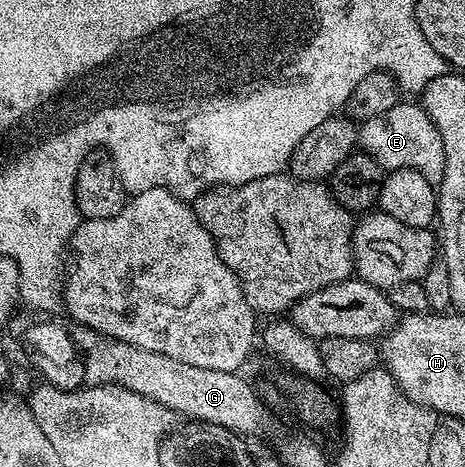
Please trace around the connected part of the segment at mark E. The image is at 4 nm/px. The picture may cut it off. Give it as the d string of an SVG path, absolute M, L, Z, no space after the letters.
M399 101L392 109L380 113L380 117L361 120L358 127L358 147L373 157L387 172L412 169L435 185L444 177L444 142L428 112L417 102Z

